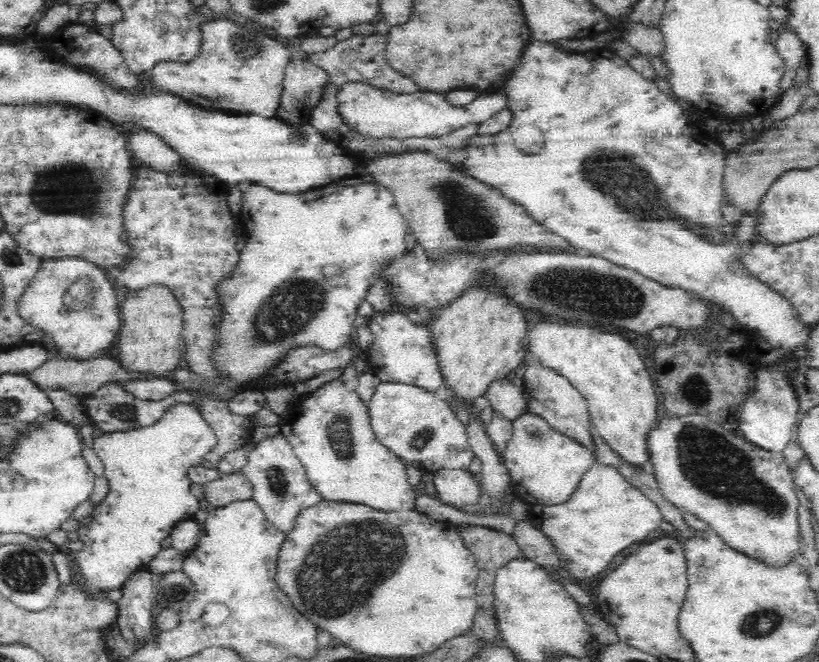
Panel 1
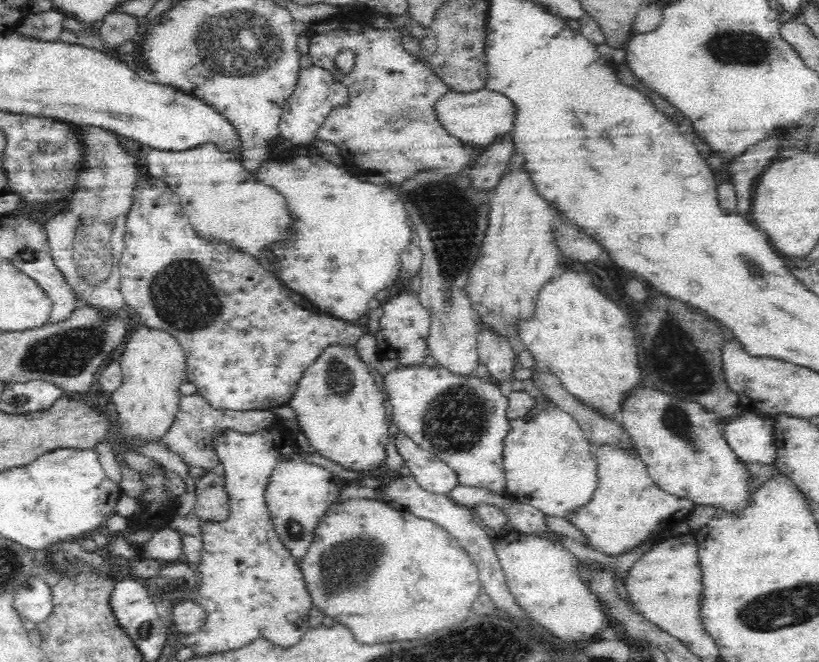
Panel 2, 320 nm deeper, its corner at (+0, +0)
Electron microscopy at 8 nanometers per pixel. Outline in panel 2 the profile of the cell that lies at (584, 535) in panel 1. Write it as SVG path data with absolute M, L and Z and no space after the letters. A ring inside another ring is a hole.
M606 445L595 448L595 452L598 452L596 490L588 504L584 503L565 514L566 520L586 536L588 548L606 556L618 556L636 548L652 534L670 531L691 514L695 506L693 502L662 490L651 479L645 462L638 454L626 454L627 450Z

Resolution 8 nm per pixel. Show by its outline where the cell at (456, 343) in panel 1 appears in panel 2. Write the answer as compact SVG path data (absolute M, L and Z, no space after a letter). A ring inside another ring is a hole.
M518 168L504 174L495 186L486 237L465 286L479 326L506 340L518 334L520 322L532 320L540 290L558 275L558 260L562 260L551 233L560 220L548 202L536 194L524 172Z

